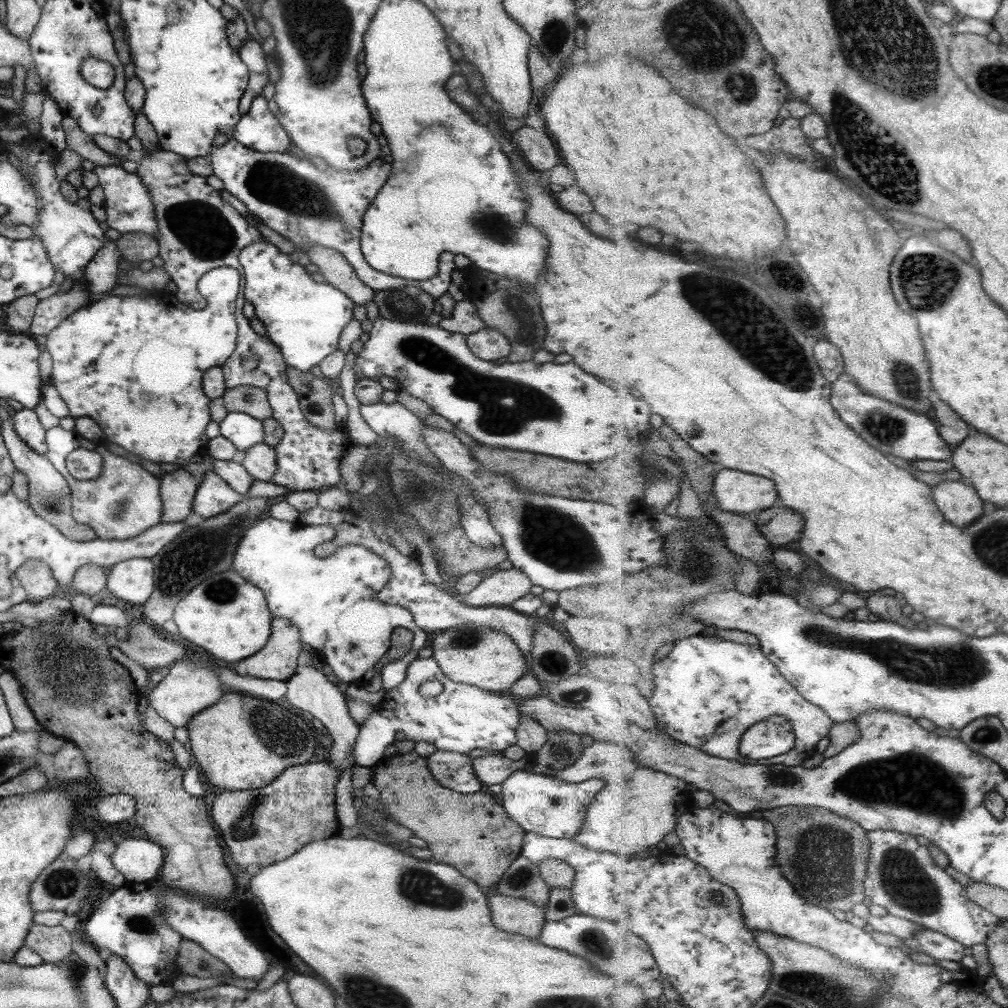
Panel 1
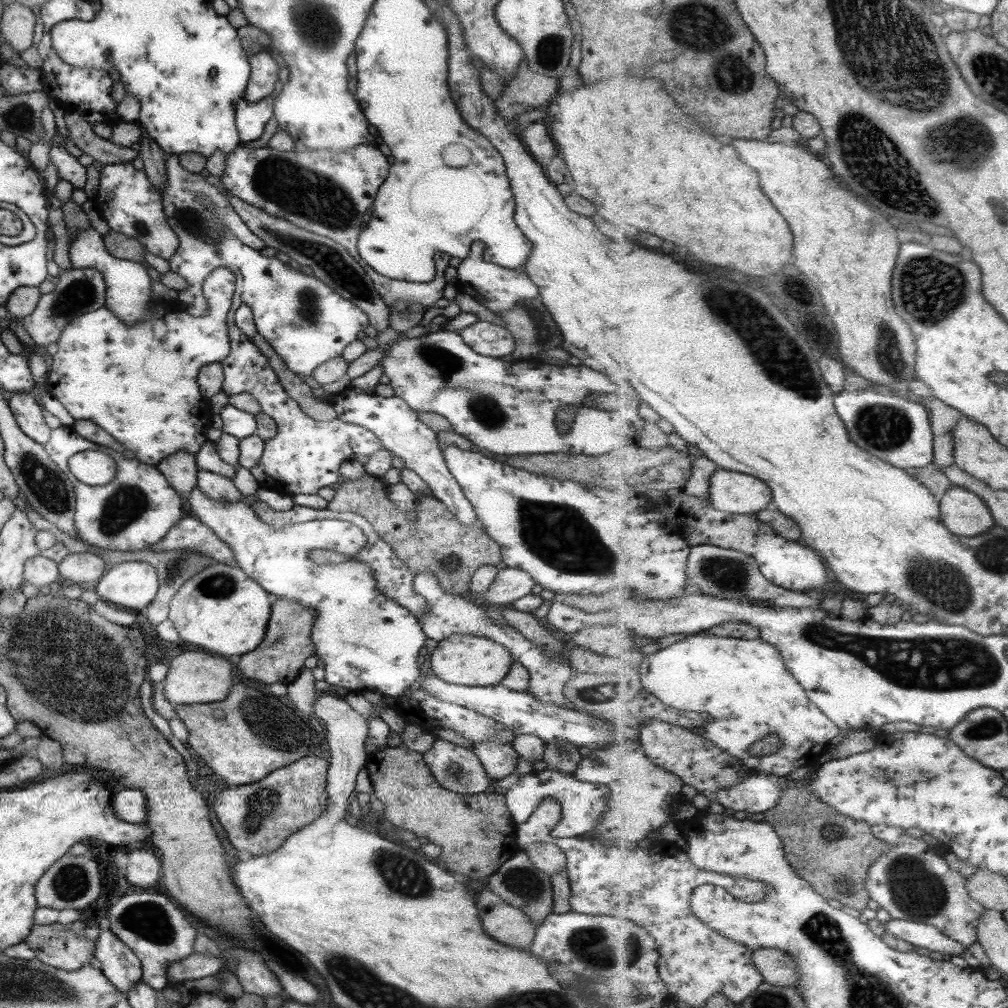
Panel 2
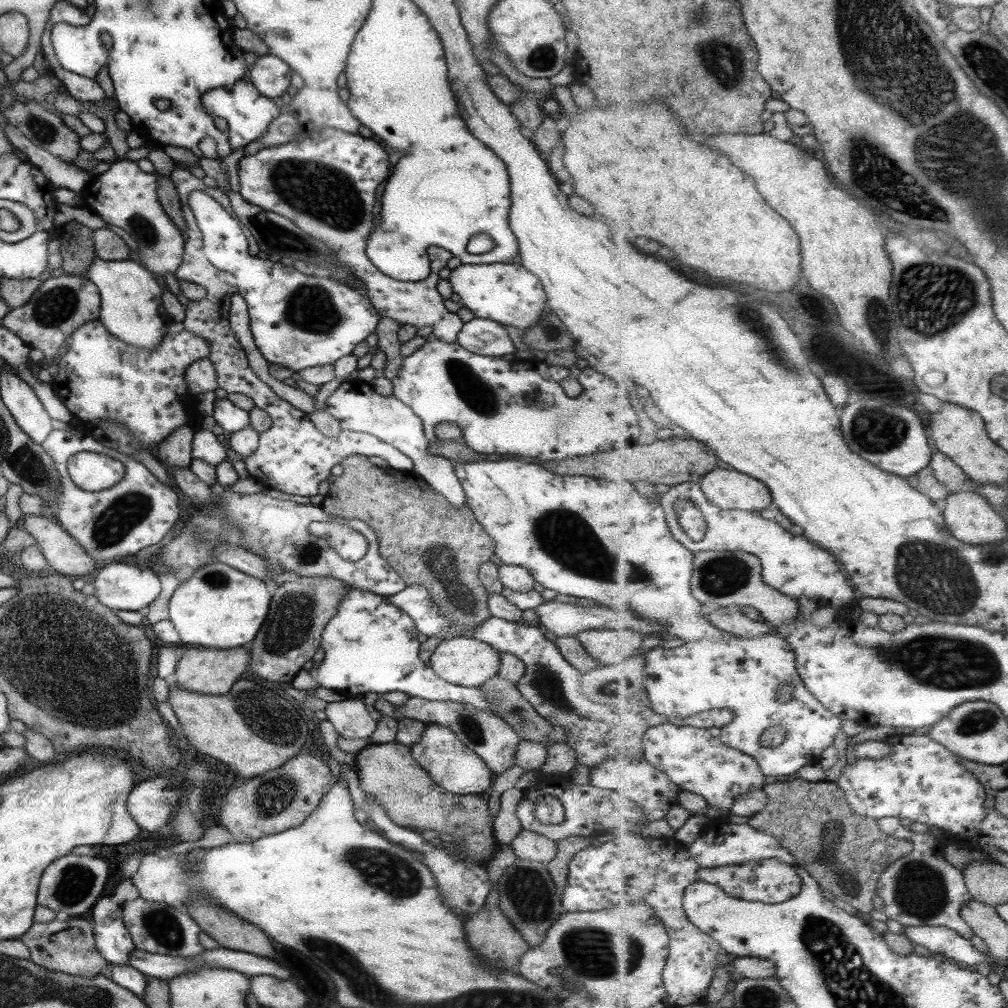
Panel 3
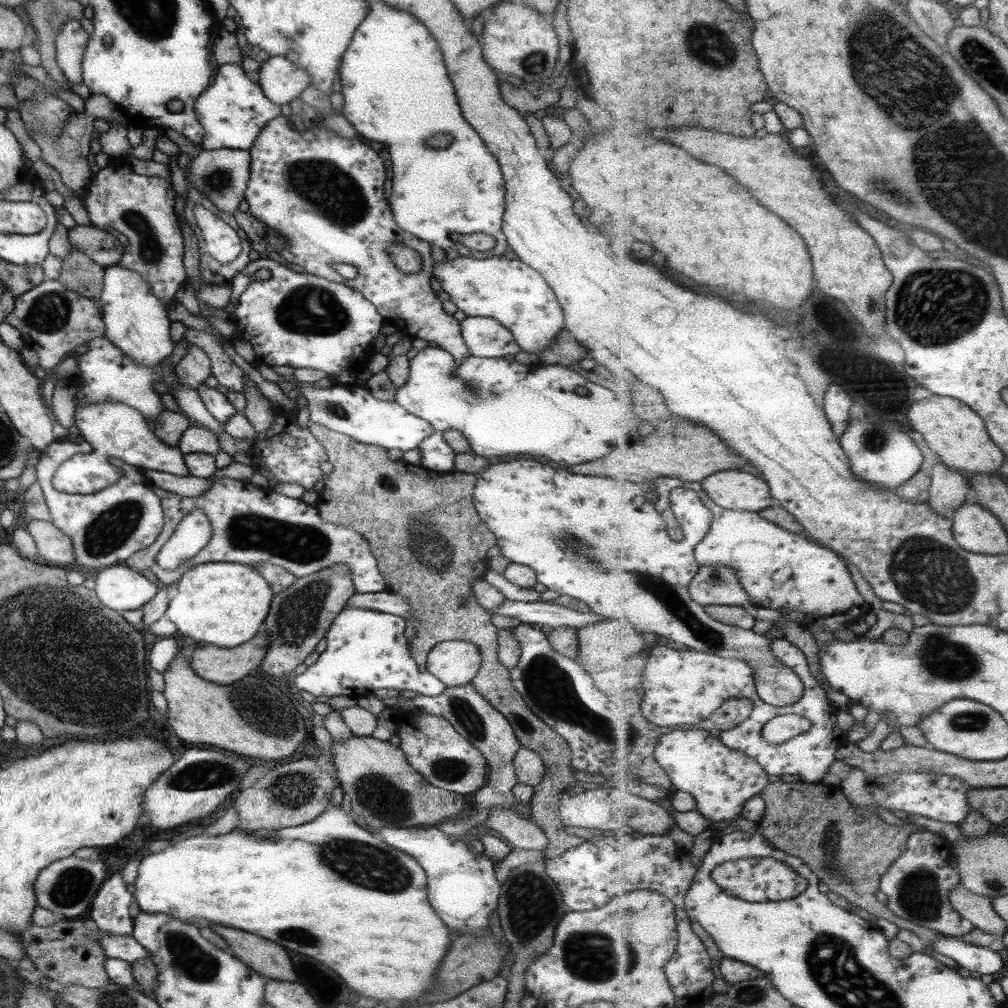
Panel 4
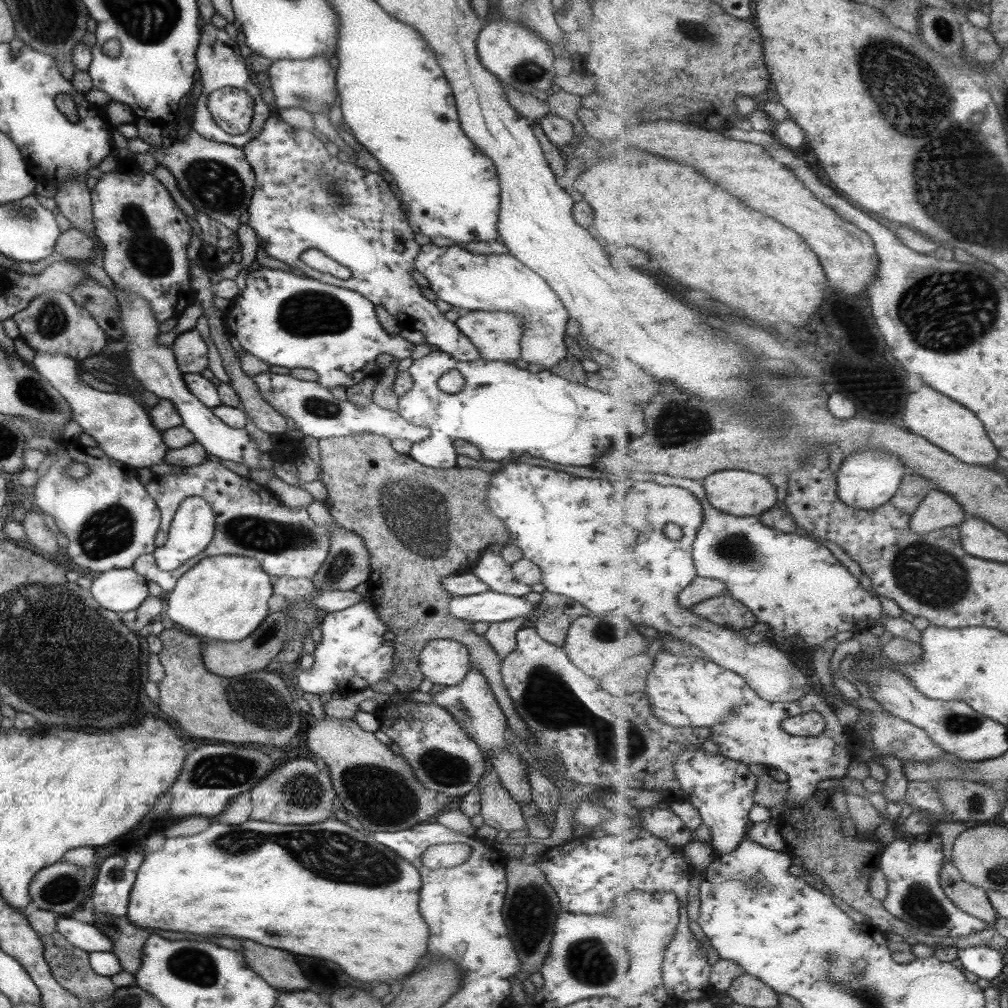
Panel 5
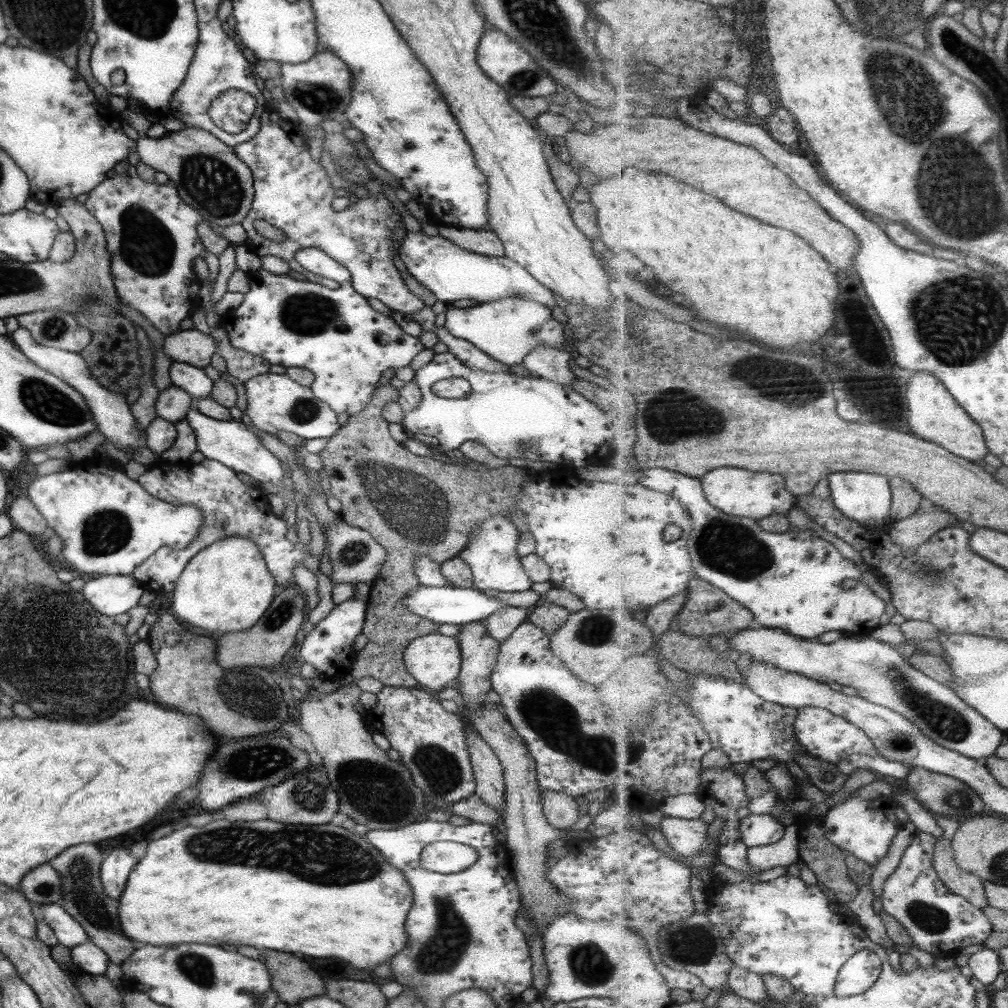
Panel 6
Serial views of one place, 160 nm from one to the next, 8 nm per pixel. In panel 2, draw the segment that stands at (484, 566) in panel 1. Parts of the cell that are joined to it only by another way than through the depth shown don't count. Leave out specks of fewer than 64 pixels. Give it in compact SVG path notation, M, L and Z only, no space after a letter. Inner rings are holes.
M367 473L356 480L341 479L325 508L333 512L359 514L371 523L379 538L392 548L393 554L405 564L413 577L430 572L443 592L471 602L477 601L470 590L475 569L482 564L497 565L502 560L499 545L485 534L479 524L461 524L442 502L430 496L415 500L414 517L410 521L388 497L386 485L378 477Z

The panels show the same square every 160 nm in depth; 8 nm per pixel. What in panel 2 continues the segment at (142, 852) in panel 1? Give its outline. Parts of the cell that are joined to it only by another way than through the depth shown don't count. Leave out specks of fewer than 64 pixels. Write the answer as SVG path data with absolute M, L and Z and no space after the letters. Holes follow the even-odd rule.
M147 846L144 850L126 850L129 856L125 867L125 878L129 884L139 886L144 891L152 891L159 886L161 861L156 852Z

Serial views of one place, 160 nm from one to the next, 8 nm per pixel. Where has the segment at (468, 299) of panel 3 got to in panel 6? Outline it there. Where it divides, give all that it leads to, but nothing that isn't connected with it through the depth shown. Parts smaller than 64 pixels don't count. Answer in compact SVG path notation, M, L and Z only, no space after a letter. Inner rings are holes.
M421 230L406 231L397 253L407 272L445 304L463 298L472 298L477 303L502 298L524 298L547 306L550 311L555 307L551 291L541 286L522 266L504 256L488 257L467 252L441 236L425 236ZM537 346L523 357L522 364L531 372L530 376L571 386L575 376L567 366L569 358L568 352L555 350L550 346Z

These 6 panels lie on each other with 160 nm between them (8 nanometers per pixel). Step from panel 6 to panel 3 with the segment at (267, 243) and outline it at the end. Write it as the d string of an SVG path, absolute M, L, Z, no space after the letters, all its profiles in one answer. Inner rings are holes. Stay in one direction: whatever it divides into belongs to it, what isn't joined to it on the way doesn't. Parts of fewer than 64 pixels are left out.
M323 126L320 129L308 131L306 139L300 142L293 139L283 144L263 147L255 154L242 156L238 160L238 194L244 202L291 221L301 232L325 245L333 253L336 264L356 276L358 284L364 290L364 296L373 305L373 309L380 318L384 317L400 325L407 324L417 329L429 326L432 332L430 338L453 344L464 323L454 313L445 309L443 297L435 290L435 285L439 280L437 273L446 266L445 264L452 254L447 253L447 250L429 246L426 255L427 262L430 264L430 272L423 280L416 283L404 283L389 278L376 269L365 254L367 235L376 229L375 218L373 218L375 190L388 177L389 172L388 150L385 152L385 148L381 148L377 142L375 144L371 144L371 142L375 142L375 140Z

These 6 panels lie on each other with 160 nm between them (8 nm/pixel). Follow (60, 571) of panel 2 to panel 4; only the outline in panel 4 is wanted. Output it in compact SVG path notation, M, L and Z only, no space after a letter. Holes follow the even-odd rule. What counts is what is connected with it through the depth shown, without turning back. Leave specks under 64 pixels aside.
M32 520L25 525L36 546L36 554L47 565L74 567L71 540L50 522Z

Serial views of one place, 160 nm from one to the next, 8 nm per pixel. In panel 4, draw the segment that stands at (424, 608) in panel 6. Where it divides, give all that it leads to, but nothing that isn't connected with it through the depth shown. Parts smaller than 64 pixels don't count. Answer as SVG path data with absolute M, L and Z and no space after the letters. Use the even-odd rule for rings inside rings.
M503 599L494 609L489 610L490 616L509 616L517 618L520 624L530 626L571 627L578 629L580 626L601 620L599 615L579 614L574 609L568 609L554 602L533 601L519 602Z

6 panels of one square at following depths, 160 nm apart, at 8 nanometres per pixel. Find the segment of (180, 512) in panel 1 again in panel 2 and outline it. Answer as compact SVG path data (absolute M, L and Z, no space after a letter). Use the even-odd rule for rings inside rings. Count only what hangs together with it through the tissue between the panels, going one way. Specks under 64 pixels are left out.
M175 452L169 457L162 458L155 467L179 496L188 497L188 492L196 486L198 468L194 456L187 452Z

